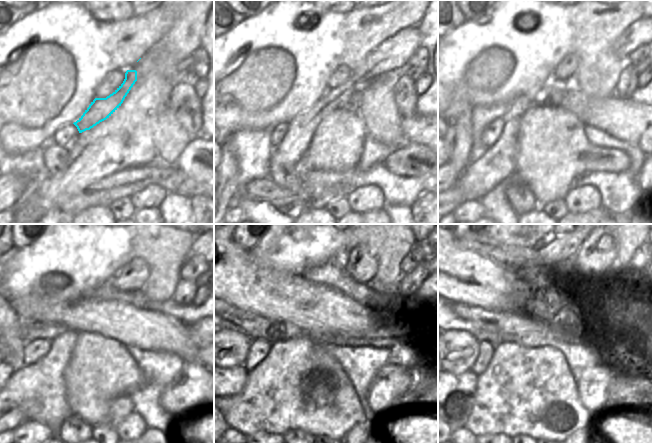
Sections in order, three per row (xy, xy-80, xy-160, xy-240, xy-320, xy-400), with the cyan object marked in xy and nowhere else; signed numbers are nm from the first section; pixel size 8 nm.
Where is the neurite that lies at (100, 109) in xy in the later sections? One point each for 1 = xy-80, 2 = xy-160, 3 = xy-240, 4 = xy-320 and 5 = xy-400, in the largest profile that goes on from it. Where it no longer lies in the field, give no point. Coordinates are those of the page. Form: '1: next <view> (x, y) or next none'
1: next xy-80 (394, 51)
2: next xy-160 (476, 181)
3: next xy-240 (30, 406)
4: next xy-320 (246, 419)
5: next xy-400 (476, 423)

